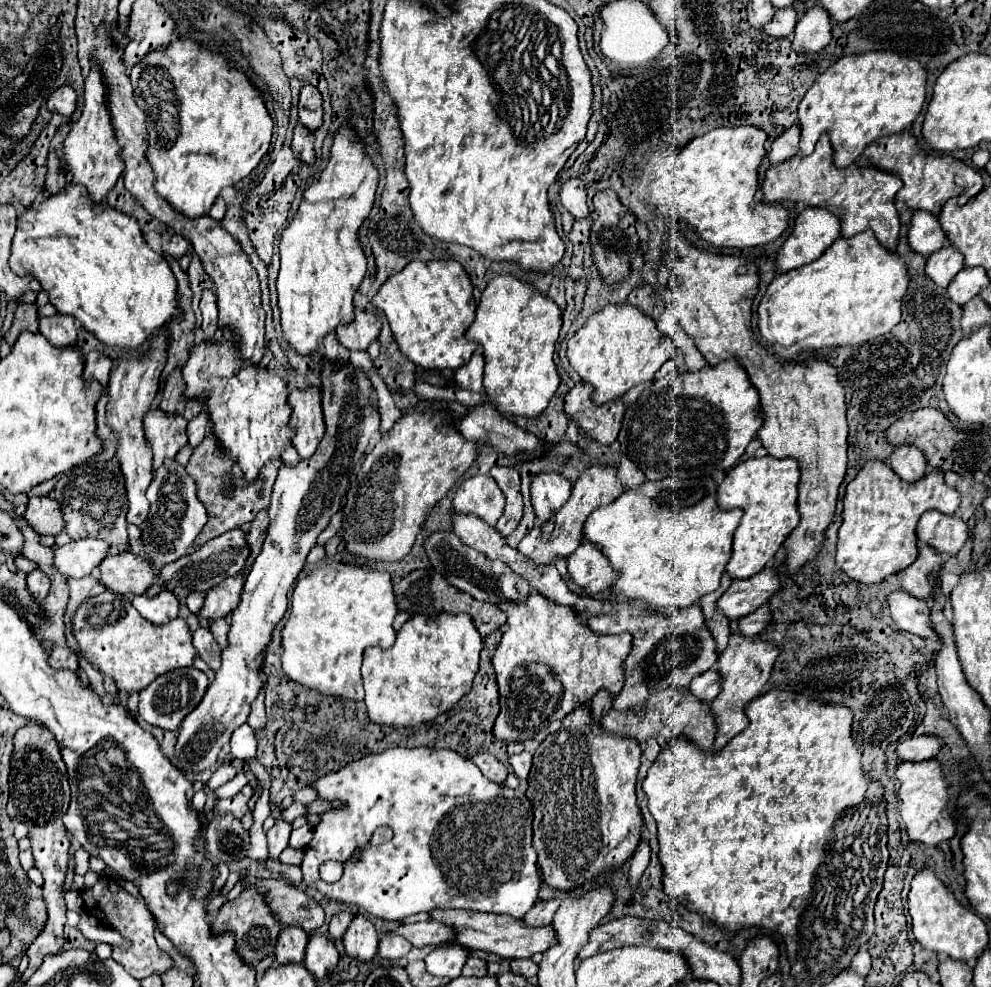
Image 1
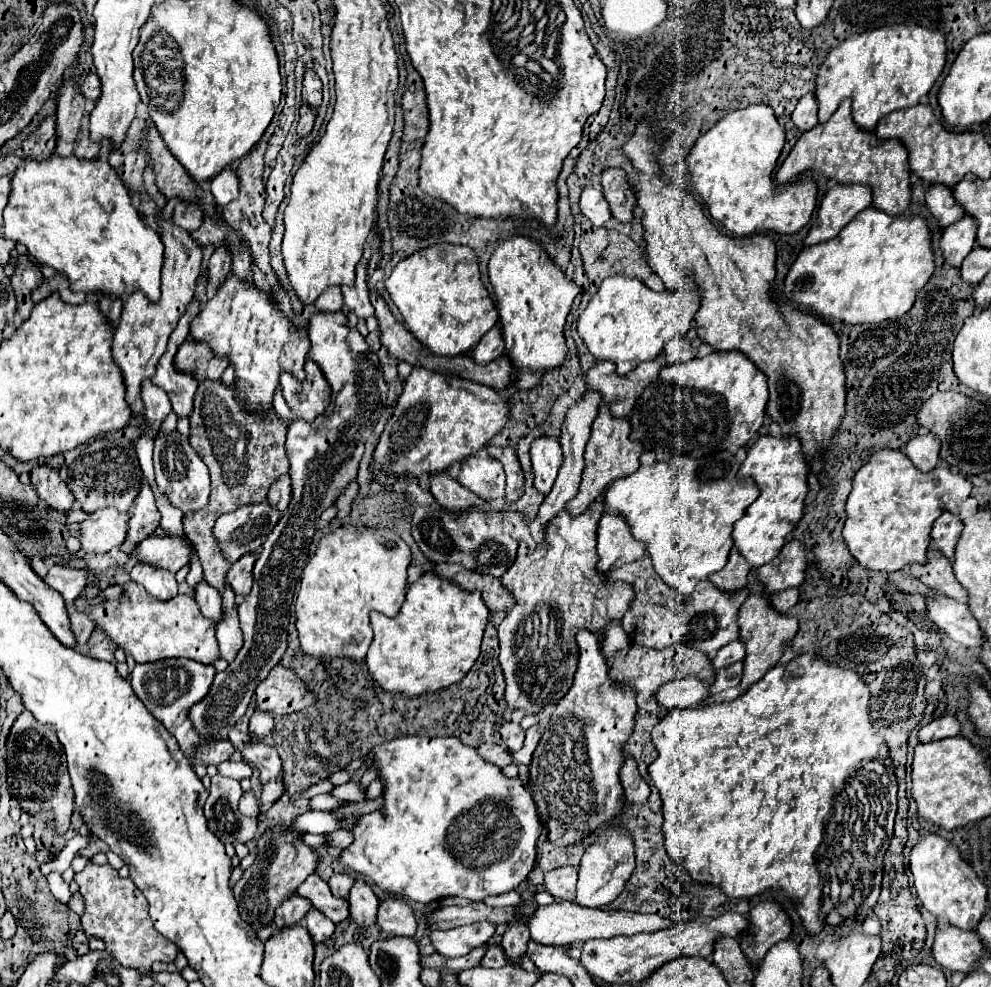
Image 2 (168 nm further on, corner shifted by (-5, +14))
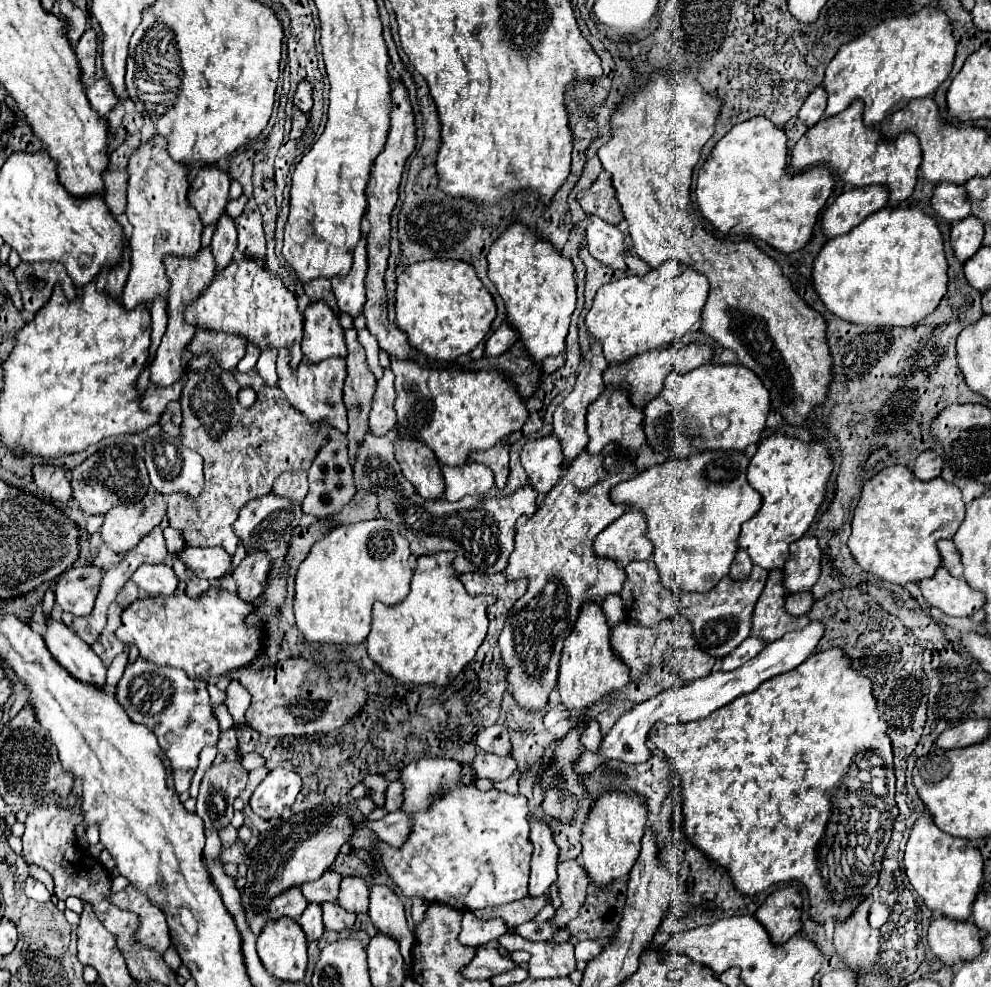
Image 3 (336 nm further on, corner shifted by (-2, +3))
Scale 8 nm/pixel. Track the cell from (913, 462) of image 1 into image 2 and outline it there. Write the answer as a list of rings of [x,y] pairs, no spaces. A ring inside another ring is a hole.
[[[917,434],[909,444],[905,444],[903,454],[921,470],[929,472],[939,462],[939,440],[935,434]]]

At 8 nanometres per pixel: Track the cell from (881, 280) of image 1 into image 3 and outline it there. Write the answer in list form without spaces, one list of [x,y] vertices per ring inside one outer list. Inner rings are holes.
[[[890,207],[872,213],[842,237],[830,239],[814,261],[814,289],[828,311],[856,325],[914,325],[930,315],[948,291],[944,239],[932,215],[918,207]]]

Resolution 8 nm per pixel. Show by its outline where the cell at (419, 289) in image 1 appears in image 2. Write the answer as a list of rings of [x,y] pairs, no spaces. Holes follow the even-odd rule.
[[[441,244],[417,250],[393,268],[385,288],[409,332],[439,356],[467,354],[497,324],[493,300],[479,280],[477,258],[469,246]]]

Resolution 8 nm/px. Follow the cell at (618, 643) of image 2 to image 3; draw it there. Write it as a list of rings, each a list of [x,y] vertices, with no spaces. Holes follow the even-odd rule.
[[[618,593],[608,595],[602,601],[602,607],[604,607],[604,613],[606,613],[610,627],[614,627],[618,623],[618,619],[622,619],[622,615],[624,615],[624,603],[622,603],[622,597]]]

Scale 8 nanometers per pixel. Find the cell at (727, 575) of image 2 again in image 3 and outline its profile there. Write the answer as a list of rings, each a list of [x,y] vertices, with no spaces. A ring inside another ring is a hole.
[[[738,549],[736,557],[732,561],[732,567],[730,567],[730,577],[732,579],[742,579],[742,577],[746,579],[746,575],[750,575],[750,571],[752,571],[752,559],[748,557],[746,551]]]

